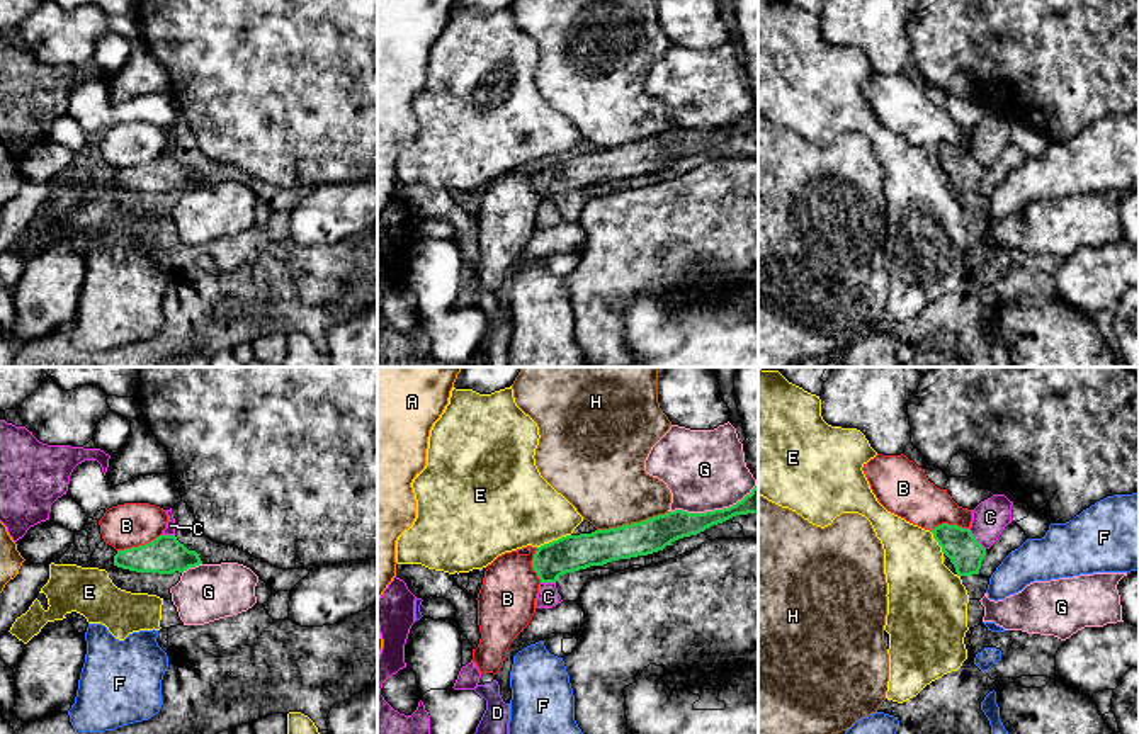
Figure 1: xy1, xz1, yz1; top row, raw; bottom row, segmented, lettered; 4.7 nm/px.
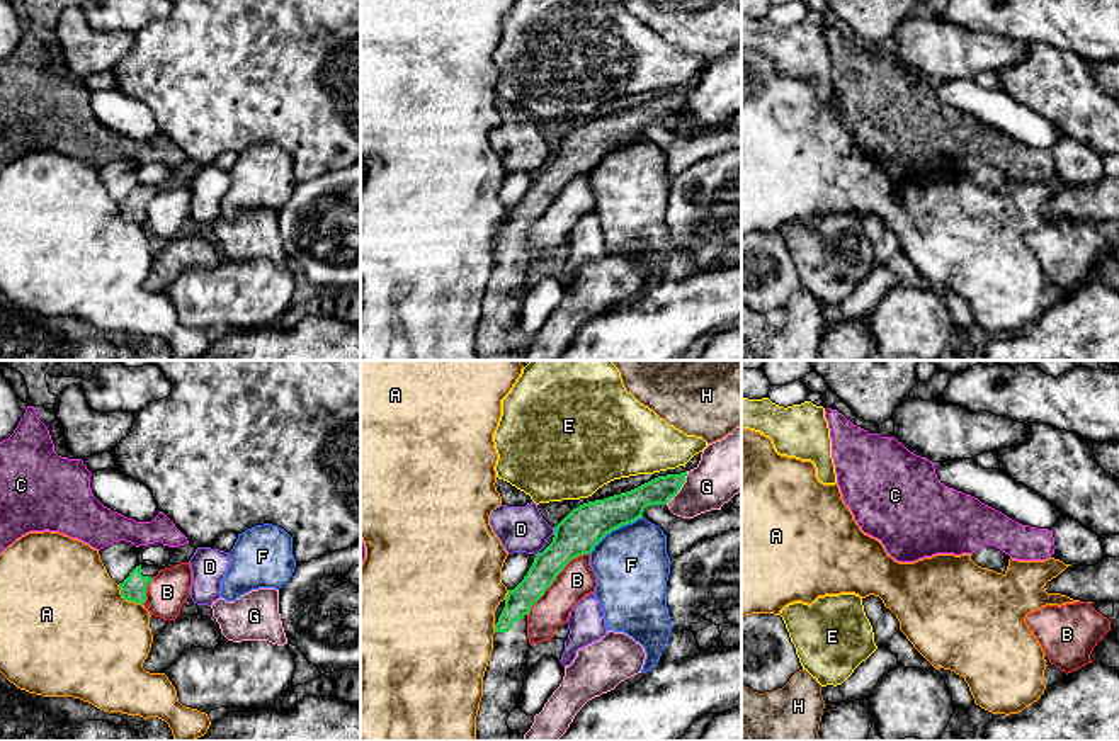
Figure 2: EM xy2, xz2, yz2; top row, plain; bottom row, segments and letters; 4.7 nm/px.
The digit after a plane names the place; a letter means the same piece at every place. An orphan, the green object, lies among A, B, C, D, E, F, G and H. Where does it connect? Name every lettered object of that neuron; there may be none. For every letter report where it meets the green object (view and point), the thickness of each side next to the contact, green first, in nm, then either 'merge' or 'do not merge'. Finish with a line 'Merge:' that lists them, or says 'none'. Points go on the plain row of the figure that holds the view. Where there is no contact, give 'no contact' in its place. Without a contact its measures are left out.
A: contact xy2 (126, 218); calibres 120 and 480 nm; do not merge
B: contact xz2 (555, 197); calibres 200 and 160 nm; do not merge
C: contact yz1 (974, 158); calibres 160 and 170 nm; do not merge
D: contact xz2 (555, 150); calibres 200 and 220 nm; do not merge
E: contact xz1 (553, 160); calibres 170 and 400 nm; do not merge
F: contact xz2 (614, 148); calibres 200 and 360 nm; do not merge
G: contact xz1 (714, 129); calibres 140 and 380 nm; do not merge
H: contact xz1 (633, 143); calibres 160 and 380 nm; do not merge
Merge: none

